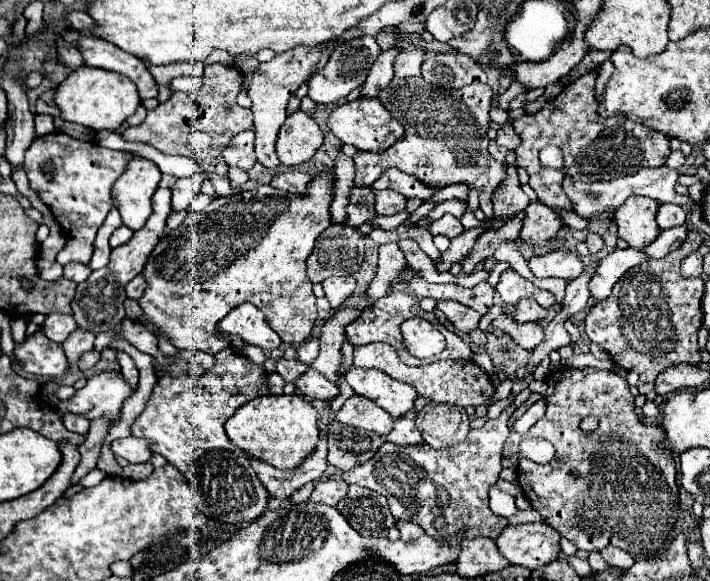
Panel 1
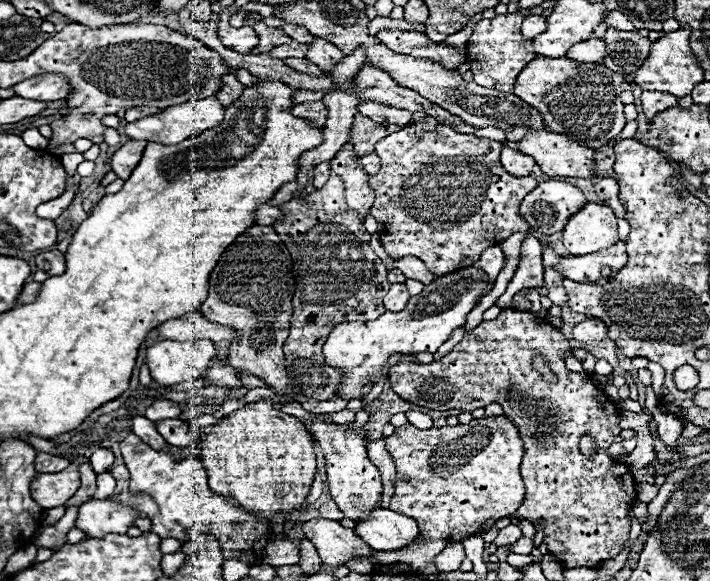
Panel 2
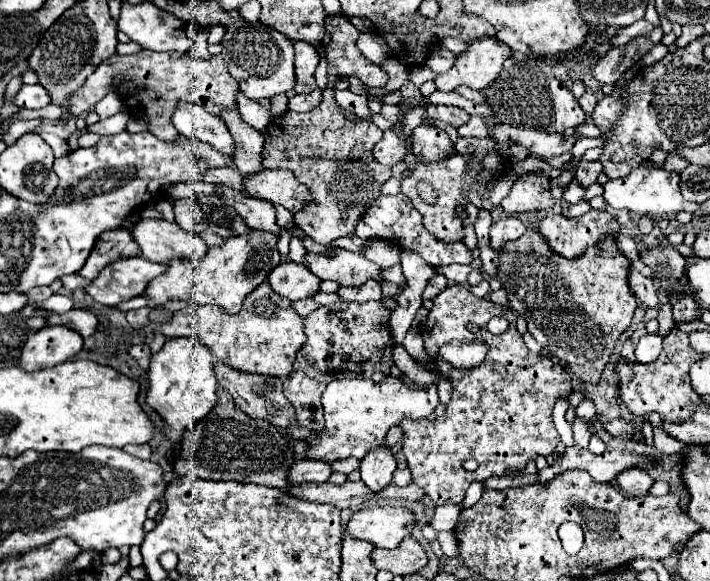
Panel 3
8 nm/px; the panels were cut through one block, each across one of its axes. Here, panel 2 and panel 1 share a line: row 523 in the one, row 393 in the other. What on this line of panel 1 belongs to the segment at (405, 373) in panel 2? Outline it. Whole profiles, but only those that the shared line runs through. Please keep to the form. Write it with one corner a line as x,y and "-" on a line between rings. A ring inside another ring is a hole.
564,368
564,370
556,370
556,372
552,372
548,378
546,378
546,384
548,384
548,390
546,390
546,394
544,396
540,396
540,394
530,394
530,398
520,406
520,408
516,408
514,410
514,414
510,416
510,422
508,422
508,426
510,426
510,436
508,436
508,440
506,440
506,444
504,444
504,456
518,456
520,454
520,442
522,442
522,438
524,436
534,436
534,438
544,438
544,440
548,440
548,442
552,442
554,444
554,448
556,448
556,456
554,456
554,460
552,462
548,462
548,464
536,464
536,462
532,462
532,460
528,460
528,458
524,458
524,456
518,456
518,484
520,484
520,488
522,488
522,494
526,494
526,498
530,500
530,504
532,504
532,508
534,510
538,510
540,514
542,514
542,518
546,520
546,524
550,524
552,528
556,528
564,538
568,538
576,548
582,548
582,550
602,550
602,548
606,548
608,544
612,544
612,546
616,546
616,548
622,548
622,550
626,550
628,554
632,554
632,556
644,556
644,558
652,558
652,556
656,556
656,554
660,554
662,550
666,550
668,548
668,544
670,544
670,534
672,534
672,530
674,530
674,524
676,524
676,520
678,520
678,486
676,486
676,464
674,464
674,460
672,460
672,454
666,450
666,448
662,448
662,450
658,450
658,442
662,442
662,430
658,430
658,424
642,424
640,420
638,420
638,416
636,416
636,412
634,412
634,396
630,394
630,388
628,388
628,382
624,380
624,378
620,378
618,374
614,374
612,370
598,370
598,368
-
538,398
546,398
546,416
542,418
542,420
538,420
524,436
522,434
518,434
512,426
514,426
514,422
538,400
-
588,416
594,416
596,420
598,420
598,428
594,430
594,432
590,432
590,434
586,434
586,432
582,432
580,430
580,422
584,420
584,418
588,418

